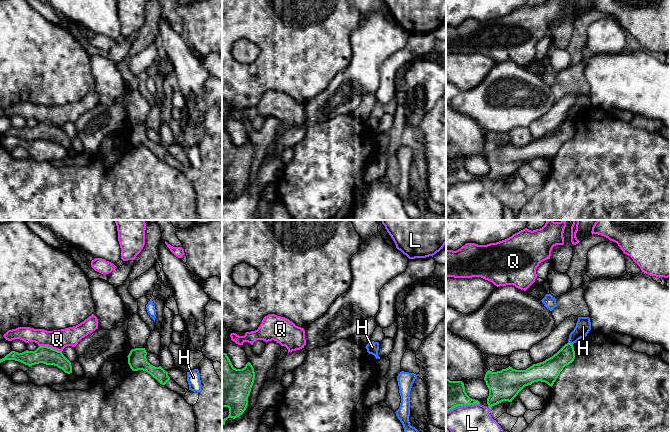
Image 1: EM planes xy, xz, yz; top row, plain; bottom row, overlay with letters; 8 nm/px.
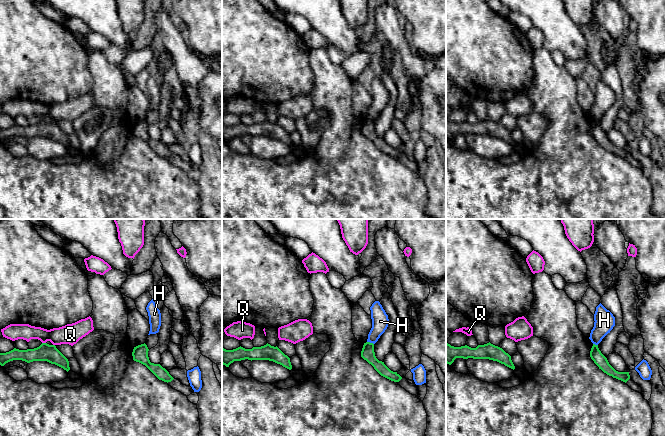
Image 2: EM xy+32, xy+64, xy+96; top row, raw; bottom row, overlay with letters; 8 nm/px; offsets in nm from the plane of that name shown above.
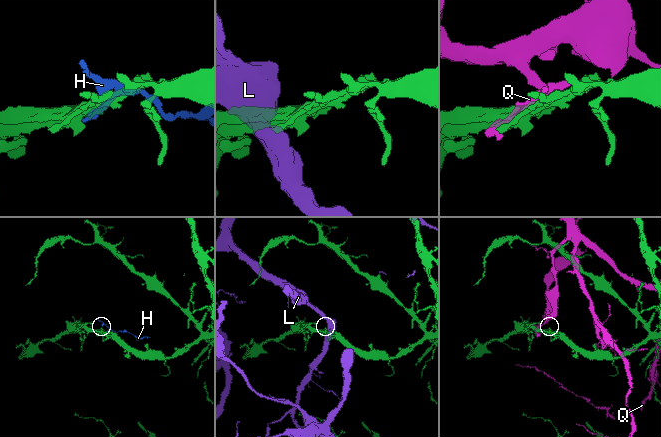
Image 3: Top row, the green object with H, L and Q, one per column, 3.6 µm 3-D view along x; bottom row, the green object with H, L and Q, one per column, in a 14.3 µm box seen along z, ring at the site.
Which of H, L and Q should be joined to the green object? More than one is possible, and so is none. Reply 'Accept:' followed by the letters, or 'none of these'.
Accept: none of these

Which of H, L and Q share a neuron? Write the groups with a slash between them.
H / L / Q

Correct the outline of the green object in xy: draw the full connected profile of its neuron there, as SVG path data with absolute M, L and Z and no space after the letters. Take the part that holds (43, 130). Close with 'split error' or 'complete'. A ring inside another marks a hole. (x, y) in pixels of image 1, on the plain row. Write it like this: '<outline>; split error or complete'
M39 122L35 127L26 126L22 129L11 127L4 134L0 135L0 139L5 136L19 137L29 143L39 139L54 141L62 145L67 150L72 149L71 138L61 127L48 122Z; complete

